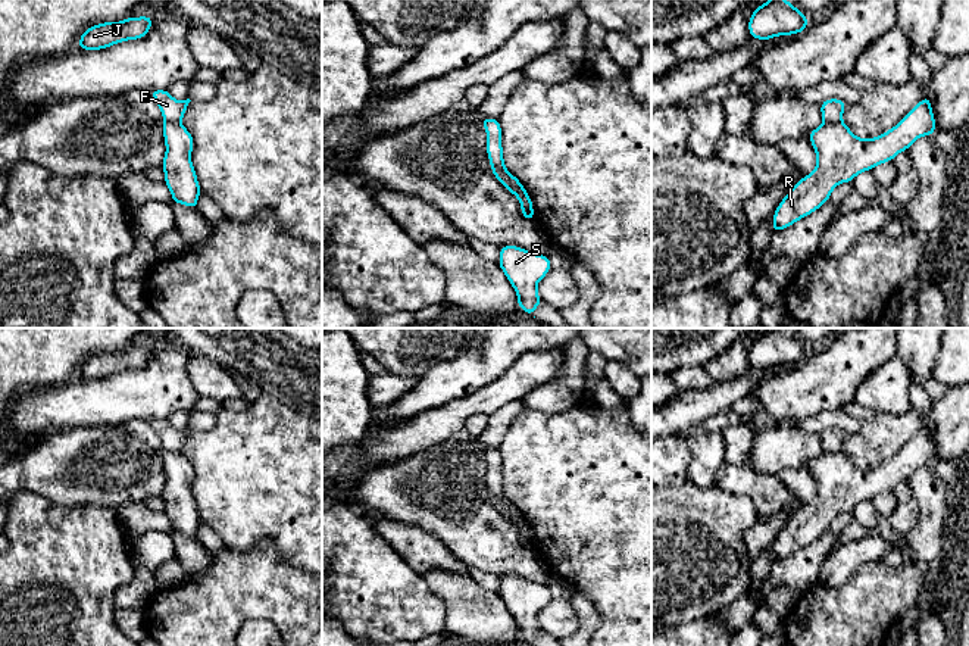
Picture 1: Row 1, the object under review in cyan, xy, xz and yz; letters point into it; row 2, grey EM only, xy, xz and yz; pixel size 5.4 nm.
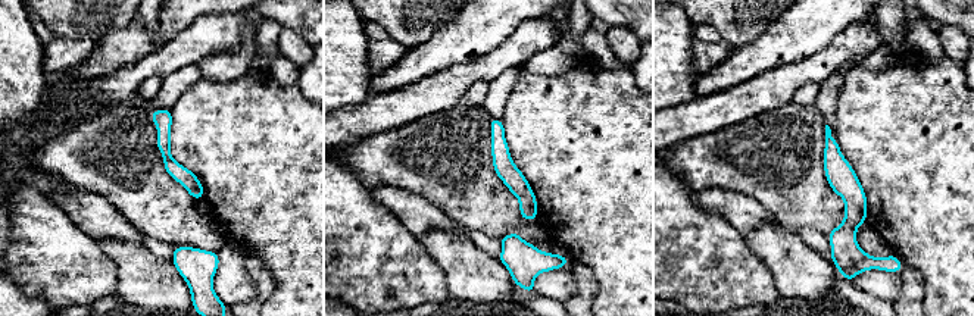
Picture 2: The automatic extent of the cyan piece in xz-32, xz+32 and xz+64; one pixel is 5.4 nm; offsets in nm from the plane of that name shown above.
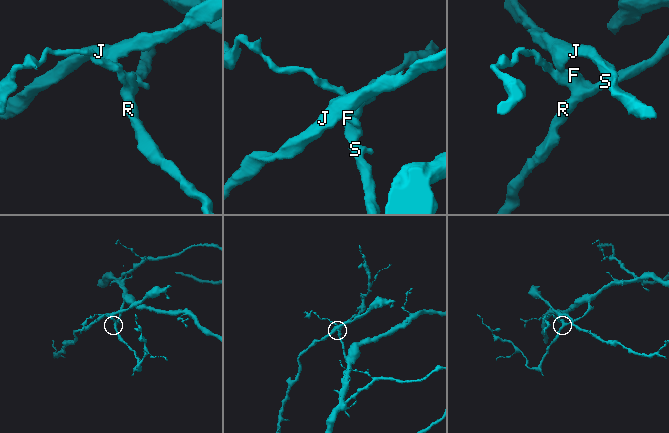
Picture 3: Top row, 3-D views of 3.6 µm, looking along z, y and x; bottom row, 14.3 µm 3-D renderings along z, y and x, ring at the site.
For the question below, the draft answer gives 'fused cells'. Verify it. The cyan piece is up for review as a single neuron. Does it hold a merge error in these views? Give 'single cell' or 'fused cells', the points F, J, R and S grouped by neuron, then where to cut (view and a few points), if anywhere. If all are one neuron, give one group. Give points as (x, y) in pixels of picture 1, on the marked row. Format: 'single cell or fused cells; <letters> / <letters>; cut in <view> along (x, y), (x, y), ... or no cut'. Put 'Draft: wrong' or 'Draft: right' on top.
Draft: right
fused cells; F J / R S; cut in xz along (502, 172), (521, 194), (525, 193)

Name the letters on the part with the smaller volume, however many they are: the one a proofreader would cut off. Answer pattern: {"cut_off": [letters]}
{"cut_off": ["F", "J"]}

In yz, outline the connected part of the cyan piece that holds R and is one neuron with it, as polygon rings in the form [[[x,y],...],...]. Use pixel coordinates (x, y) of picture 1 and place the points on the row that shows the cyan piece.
[[[923,97],[897,125],[875,138],[859,138],[843,122],[823,124],[809,132],[816,168],[804,175],[773,212],[772,231],[781,231],[818,210],[841,182],[891,162],[923,135],[935,134],[931,99]]]

